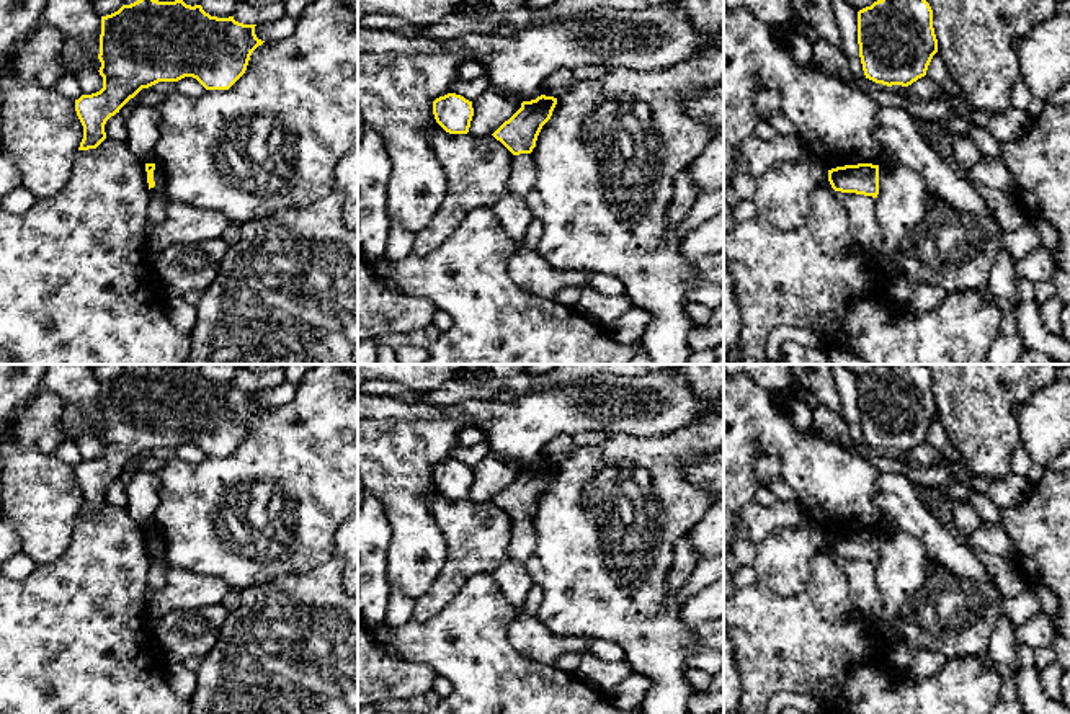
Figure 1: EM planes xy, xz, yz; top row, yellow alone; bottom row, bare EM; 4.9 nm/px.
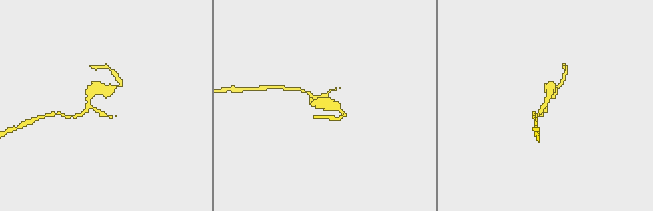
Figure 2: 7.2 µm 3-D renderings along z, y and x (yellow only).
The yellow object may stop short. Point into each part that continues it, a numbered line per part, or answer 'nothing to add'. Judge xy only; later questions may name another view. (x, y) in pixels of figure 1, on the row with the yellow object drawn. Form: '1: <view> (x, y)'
nothing to add

